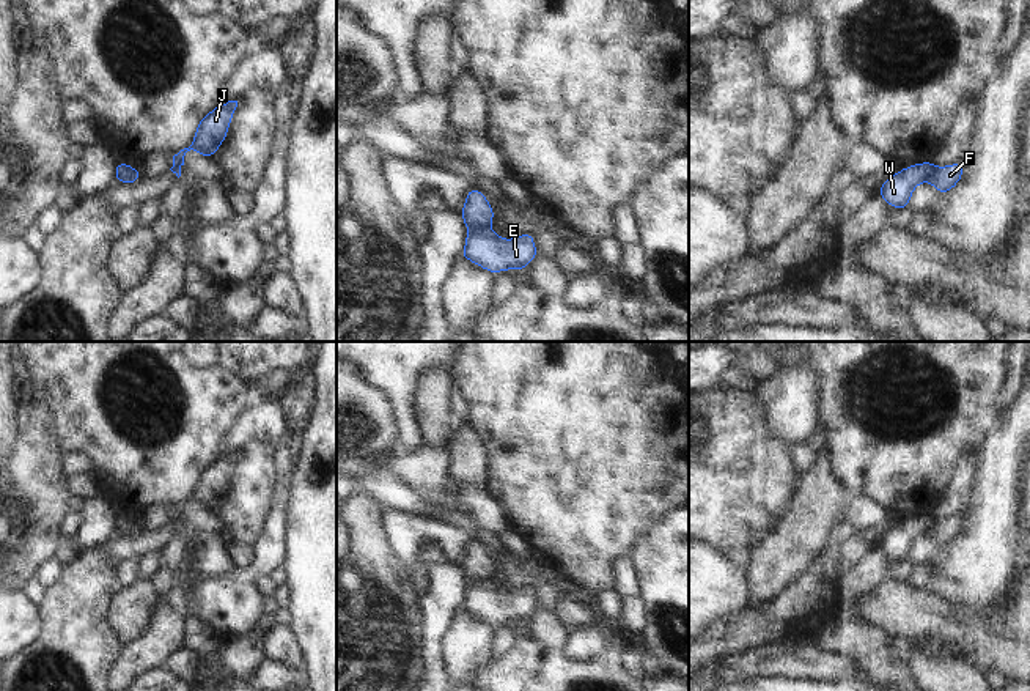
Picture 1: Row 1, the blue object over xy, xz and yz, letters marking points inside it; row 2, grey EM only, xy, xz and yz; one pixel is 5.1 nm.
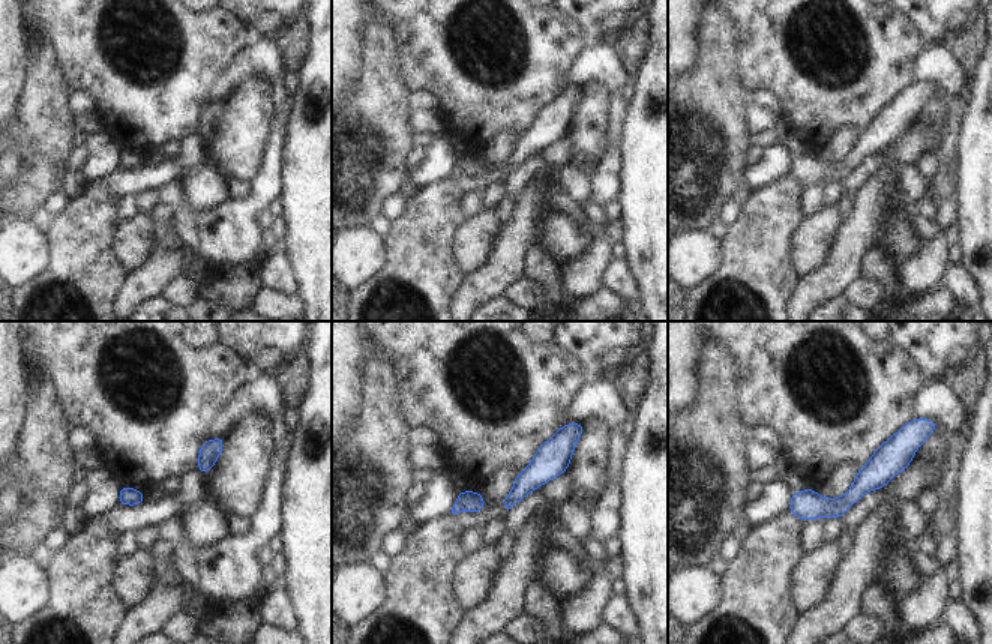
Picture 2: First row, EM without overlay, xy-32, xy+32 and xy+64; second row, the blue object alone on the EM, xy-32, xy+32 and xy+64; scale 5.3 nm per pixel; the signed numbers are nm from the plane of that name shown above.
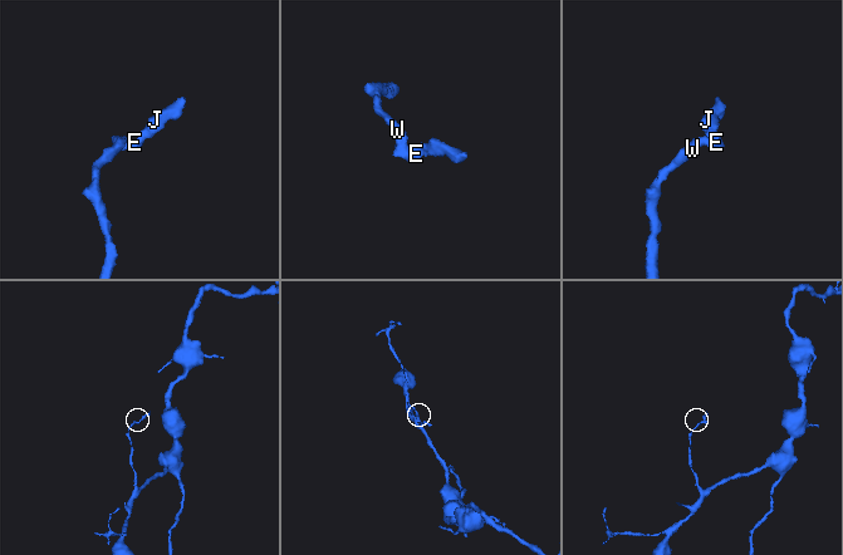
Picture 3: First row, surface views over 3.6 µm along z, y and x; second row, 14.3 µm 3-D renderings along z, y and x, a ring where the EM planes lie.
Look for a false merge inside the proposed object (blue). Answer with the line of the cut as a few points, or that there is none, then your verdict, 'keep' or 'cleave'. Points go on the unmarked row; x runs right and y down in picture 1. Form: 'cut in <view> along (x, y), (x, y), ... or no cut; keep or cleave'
cut in xz along (488, 580), (469, 583); cleave

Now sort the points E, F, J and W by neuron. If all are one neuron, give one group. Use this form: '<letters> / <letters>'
E F J / W

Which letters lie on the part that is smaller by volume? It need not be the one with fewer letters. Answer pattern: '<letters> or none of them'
E, F, J

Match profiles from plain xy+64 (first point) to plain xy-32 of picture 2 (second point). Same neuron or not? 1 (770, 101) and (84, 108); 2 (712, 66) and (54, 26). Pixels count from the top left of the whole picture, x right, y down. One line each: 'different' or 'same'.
1: same
2: different

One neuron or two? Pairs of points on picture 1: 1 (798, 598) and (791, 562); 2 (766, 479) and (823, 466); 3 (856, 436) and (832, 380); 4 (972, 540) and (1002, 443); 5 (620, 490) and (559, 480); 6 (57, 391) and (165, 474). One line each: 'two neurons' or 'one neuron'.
1: two neurons
2: two neurons
3: one neuron
4: one neuron
5: one neuron
6: one neuron

